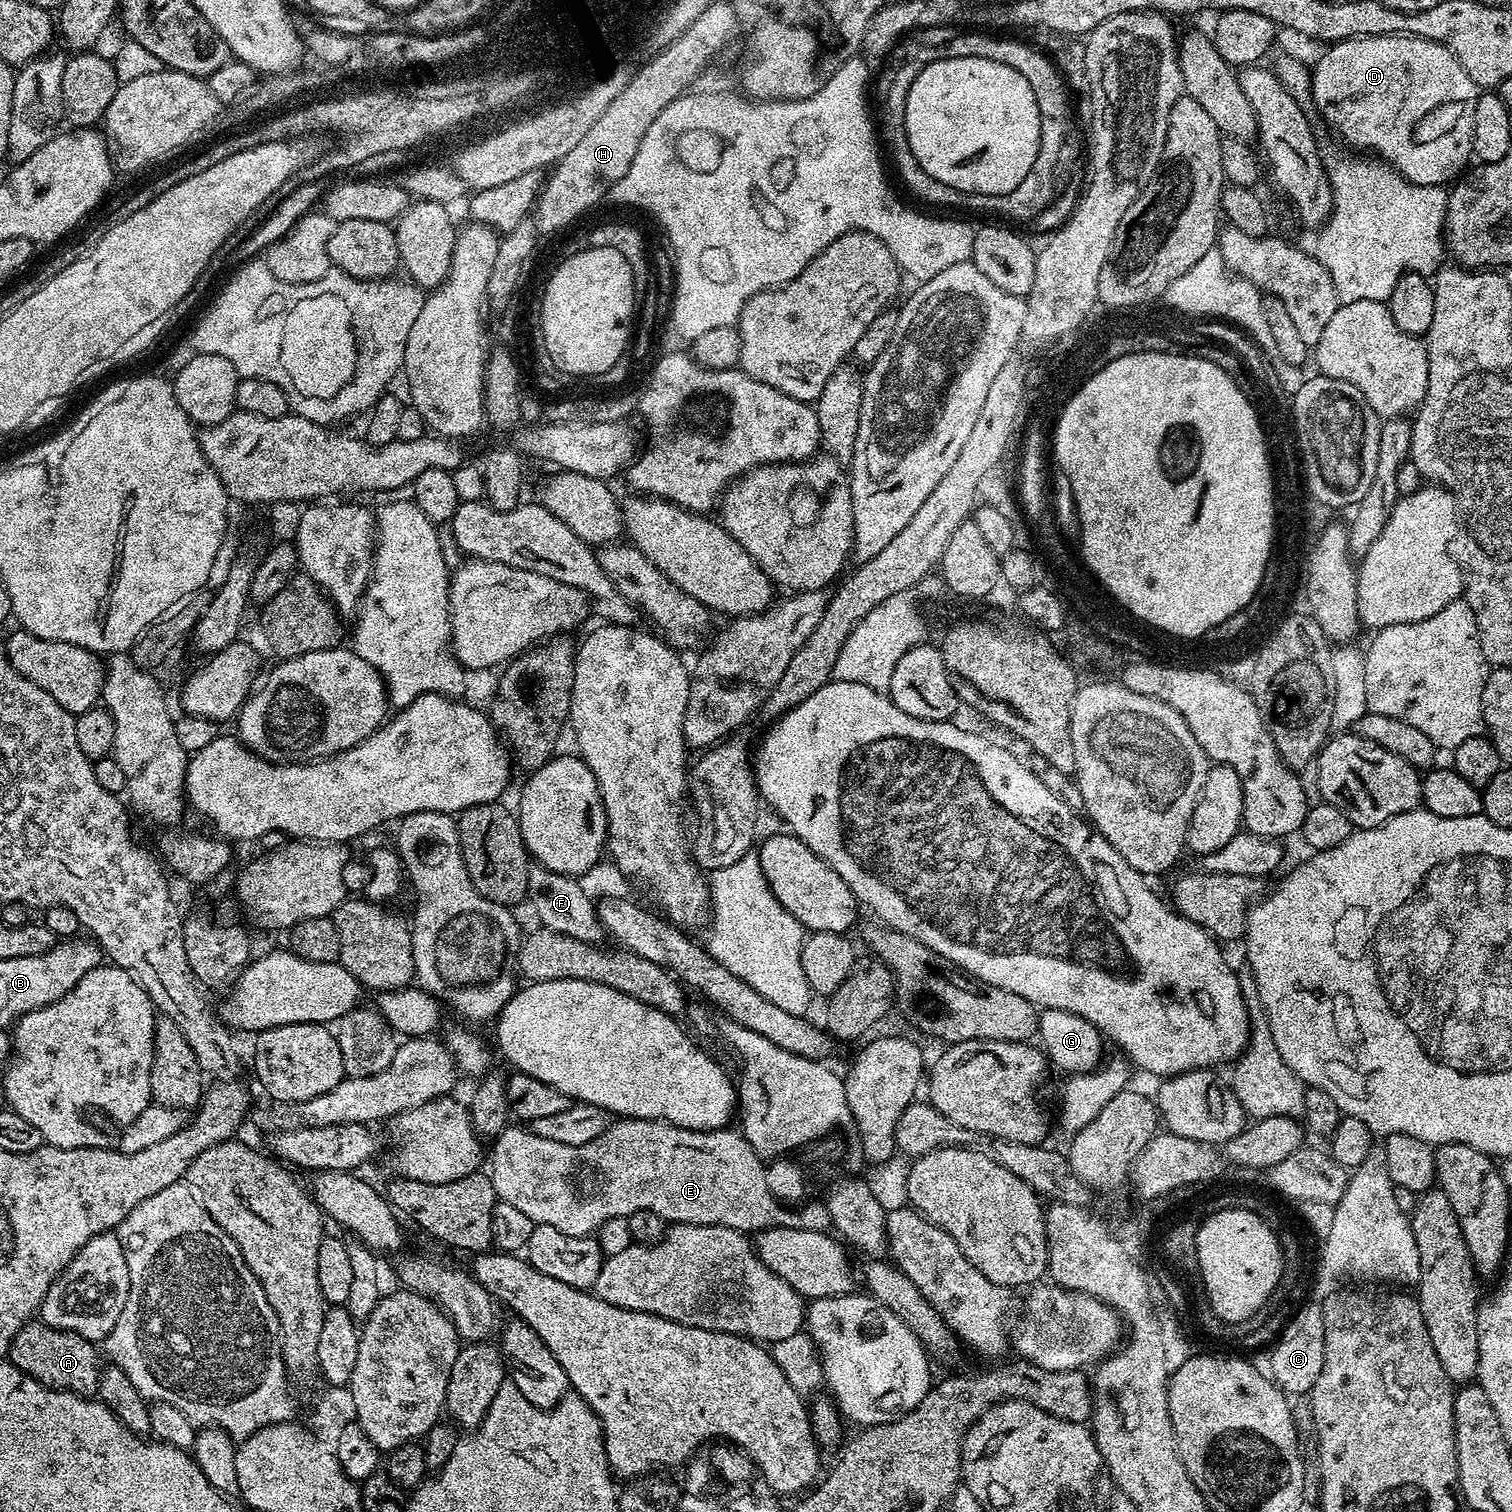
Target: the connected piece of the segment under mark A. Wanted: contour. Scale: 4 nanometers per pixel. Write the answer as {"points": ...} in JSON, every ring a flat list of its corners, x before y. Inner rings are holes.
{"points":[[33,1318,20,1327,18,1334,14,1334,8,1347,7,1359,18,1370,30,1374,30,1378,42,1382,48,1388,88,1396,95,1393,102,1371,96,1348,93,1341,84,1340,78,1334,58,1330,54,1326,43,1324,38,1318]]}

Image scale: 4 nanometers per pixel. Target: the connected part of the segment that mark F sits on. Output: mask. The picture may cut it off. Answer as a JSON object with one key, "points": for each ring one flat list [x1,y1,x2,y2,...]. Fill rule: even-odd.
{"points":[[539,862,533,863,528,870,527,903,532,903,532,908,540,919,537,920,539,927,566,934,570,938,578,938,578,942,603,945,606,933,602,922,596,917,596,904,588,897,587,890,580,883,575,876,555,872]]}

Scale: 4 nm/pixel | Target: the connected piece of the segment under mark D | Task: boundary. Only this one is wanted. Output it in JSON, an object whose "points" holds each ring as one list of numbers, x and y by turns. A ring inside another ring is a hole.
{"points":[[1359,36,1353,40,1335,41,1329,48,1332,49,1317,62,1316,69,1314,67,1311,69,1312,94,1310,100,1313,105,1316,103,1316,108,1324,115,1325,122,1332,124,1333,130,1349,144,1349,146,1347,145,1349,149,1375,154,1385,164,1391,164,1411,184,1421,184,1422,186,1447,185,1449,182,1455,181,1469,167,1468,159,1471,161,1474,156,1472,131,1474,130,1474,106,1478,89,1470,78,1470,74,1466,74,1466,70,1462,70,1458,58,1449,48,1445,48,1442,44,1435,44,1433,40,1424,40,1421,36]]}

